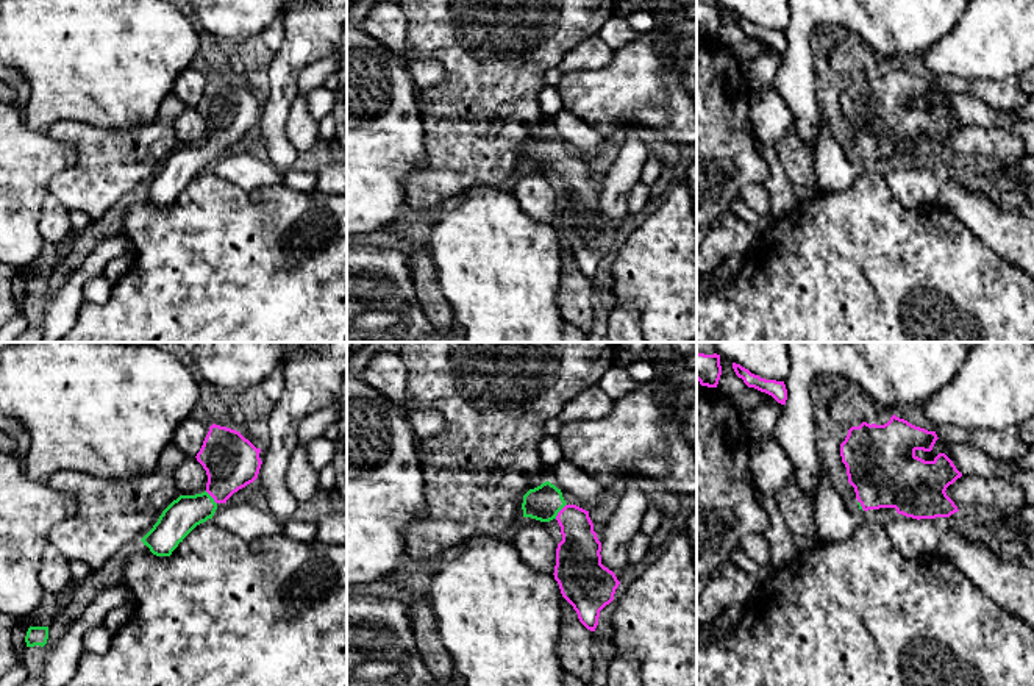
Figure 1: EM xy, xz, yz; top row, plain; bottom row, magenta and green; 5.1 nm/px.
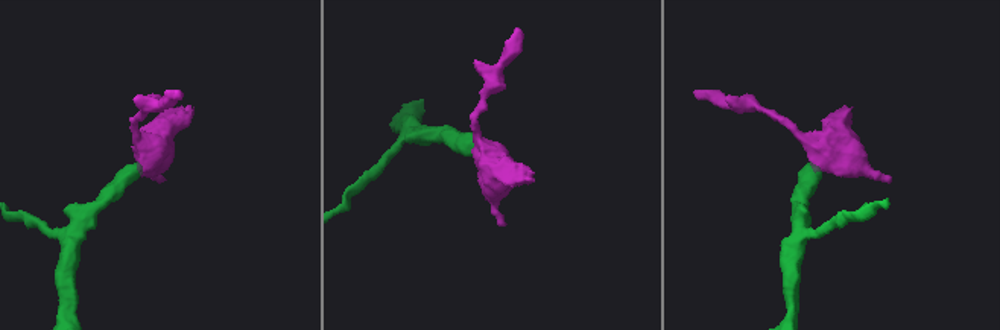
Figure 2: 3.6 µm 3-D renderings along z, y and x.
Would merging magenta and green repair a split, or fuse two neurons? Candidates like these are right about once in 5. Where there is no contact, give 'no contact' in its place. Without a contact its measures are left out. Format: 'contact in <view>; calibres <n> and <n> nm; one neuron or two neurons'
contact in xz; calibres 220 and 180 nm; one neuron

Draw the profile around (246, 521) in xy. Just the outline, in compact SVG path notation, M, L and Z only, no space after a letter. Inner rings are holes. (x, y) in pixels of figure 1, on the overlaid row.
M248 502L226 503L216 509L212 520L222 530L244 539L273 538L283 533L283 523L267 509Z

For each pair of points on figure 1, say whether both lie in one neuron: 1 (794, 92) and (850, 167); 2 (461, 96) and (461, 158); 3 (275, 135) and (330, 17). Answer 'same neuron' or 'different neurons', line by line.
1: different neurons
2: same neuron
3: same neuron

